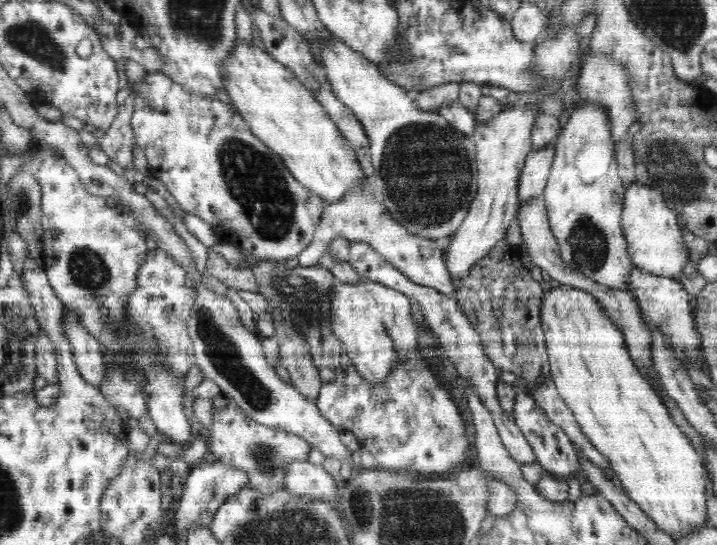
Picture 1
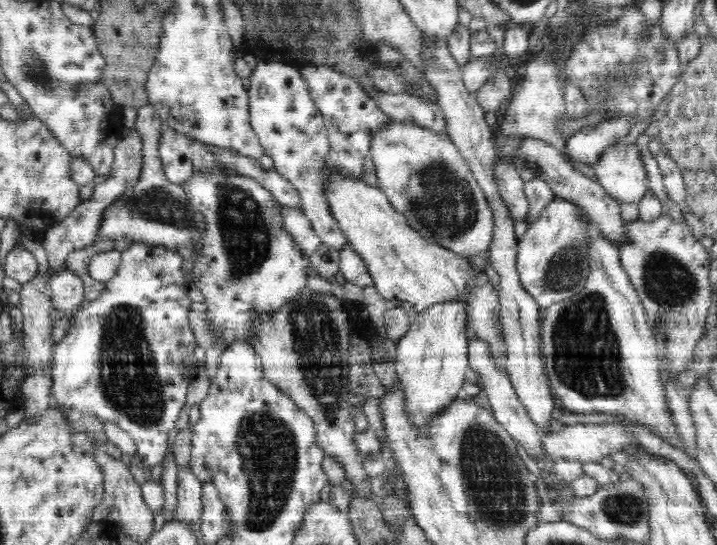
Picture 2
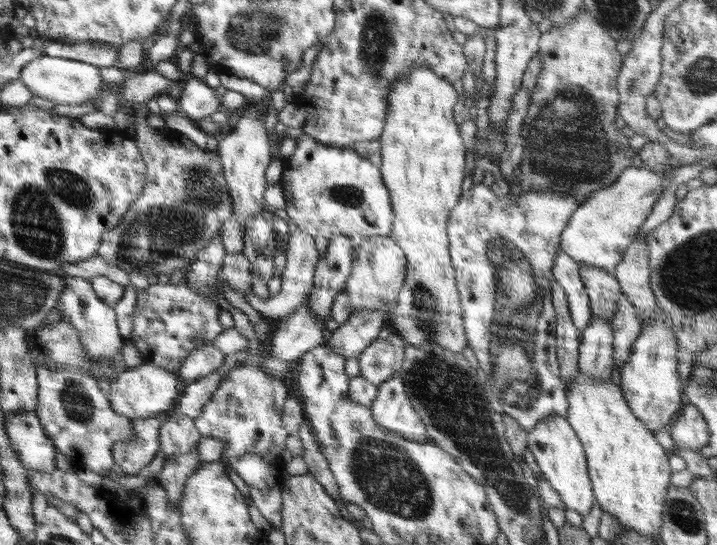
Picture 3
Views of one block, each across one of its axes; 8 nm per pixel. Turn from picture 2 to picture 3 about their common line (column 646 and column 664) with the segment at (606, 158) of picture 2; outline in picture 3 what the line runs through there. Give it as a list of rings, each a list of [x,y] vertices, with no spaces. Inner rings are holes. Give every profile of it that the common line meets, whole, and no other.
[[[672,160],[671,170],[667,172],[654,172],[645,166],[628,167],[612,186],[592,193],[586,202],[574,210],[570,222],[560,235],[559,248],[579,266],[595,266],[612,272],[632,244],[640,226],[650,216],[653,204],[670,186],[673,171],[680,166],[682,164]]]

